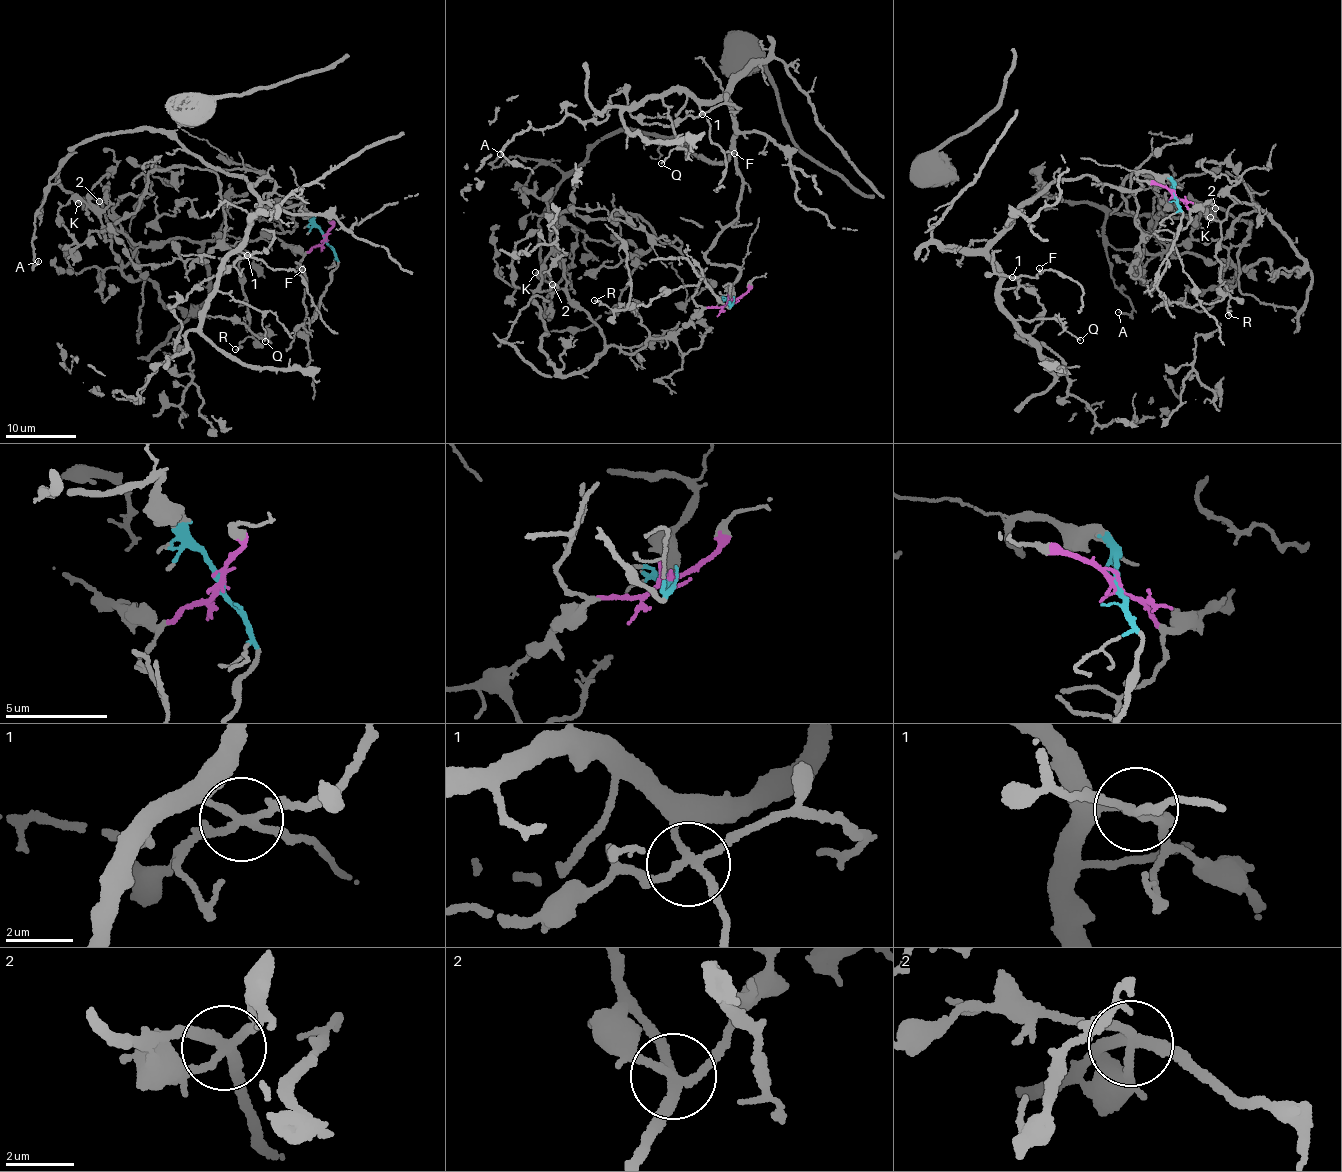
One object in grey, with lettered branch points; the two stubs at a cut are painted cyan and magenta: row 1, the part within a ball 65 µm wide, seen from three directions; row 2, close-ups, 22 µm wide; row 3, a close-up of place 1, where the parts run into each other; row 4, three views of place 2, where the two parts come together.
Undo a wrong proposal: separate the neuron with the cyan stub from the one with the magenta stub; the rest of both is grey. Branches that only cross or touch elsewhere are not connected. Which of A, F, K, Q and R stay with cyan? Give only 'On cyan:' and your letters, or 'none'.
On cyan: A, F, Q

